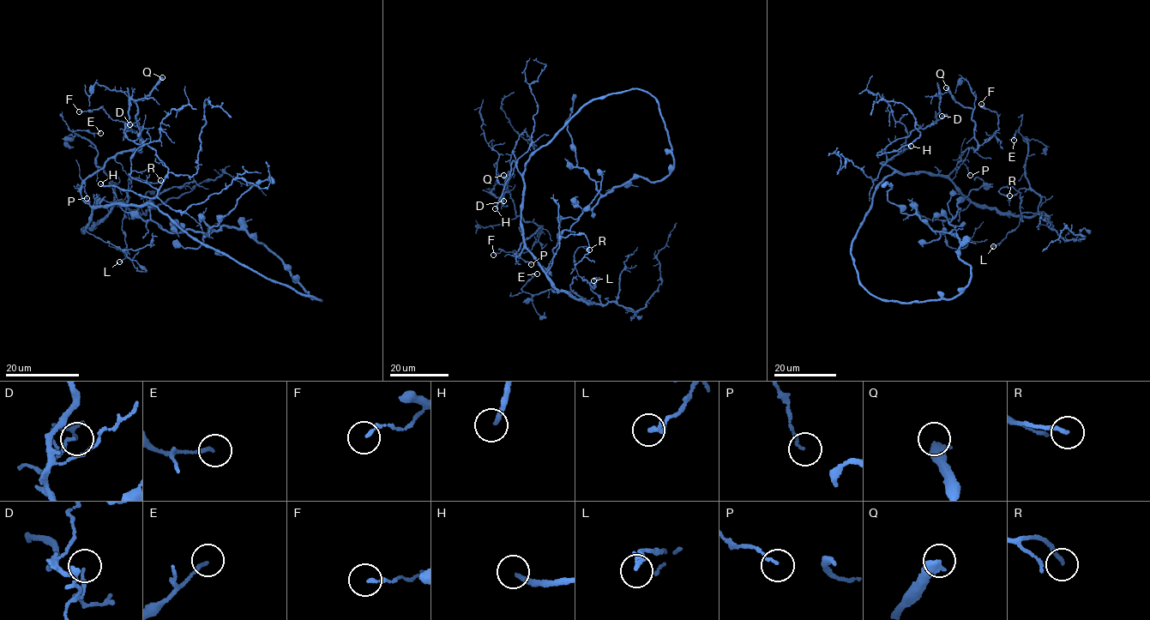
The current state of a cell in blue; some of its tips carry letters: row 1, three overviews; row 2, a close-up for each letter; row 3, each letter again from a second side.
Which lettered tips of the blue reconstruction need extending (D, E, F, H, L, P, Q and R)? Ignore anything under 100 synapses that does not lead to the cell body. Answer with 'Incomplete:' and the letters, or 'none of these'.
Incomplete: H

